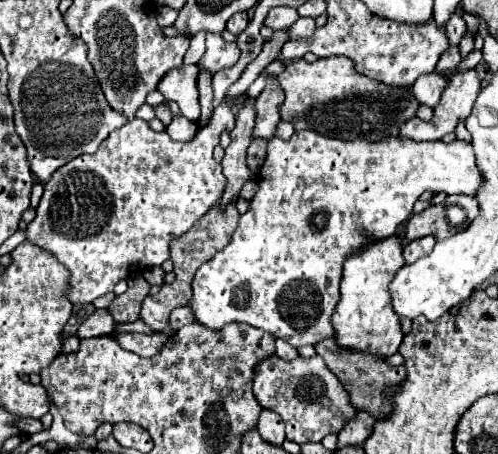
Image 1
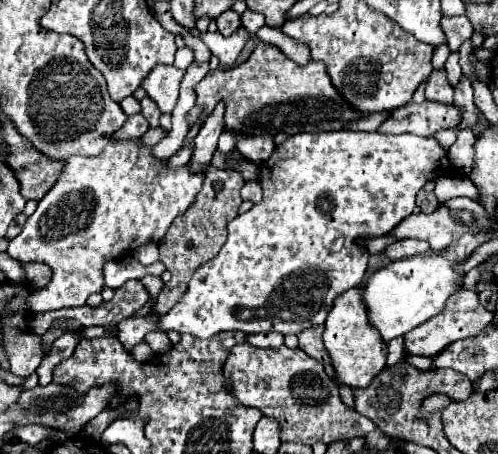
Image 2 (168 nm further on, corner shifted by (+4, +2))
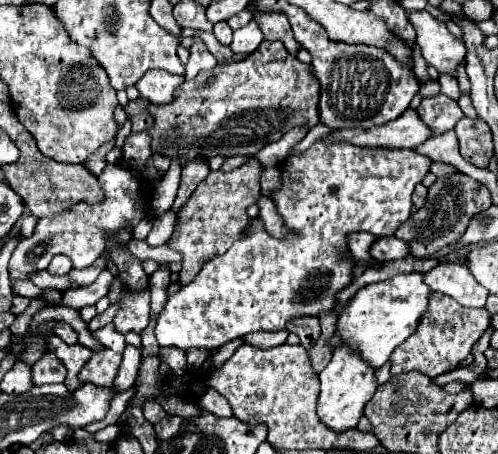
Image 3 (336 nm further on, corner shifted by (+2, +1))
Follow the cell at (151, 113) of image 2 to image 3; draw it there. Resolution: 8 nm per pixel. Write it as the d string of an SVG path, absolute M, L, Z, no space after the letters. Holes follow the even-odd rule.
M137 98L137 100L131 100L125 108L125 112L131 116L131 122L133 122L133 132L143 132L143 130L149 130L153 124L155 124L155 118L149 114L149 104L145 98Z

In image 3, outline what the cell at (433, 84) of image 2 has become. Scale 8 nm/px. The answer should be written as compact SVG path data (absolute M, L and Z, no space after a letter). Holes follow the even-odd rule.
M445 94L423 98L417 112L423 118L423 122L427 122L427 126L431 126L431 130L435 130L435 134L443 134L443 132L451 130L455 126L455 122L459 118L463 118L459 104Z

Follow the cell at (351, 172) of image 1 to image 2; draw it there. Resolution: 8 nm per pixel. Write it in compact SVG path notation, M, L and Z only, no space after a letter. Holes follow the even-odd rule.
M333 131L333 133L297 133L289 137L283 145L277 145L273 155L265 161L261 167L261 187L263 187L263 201L259 205L253 205L247 213L237 215L229 223L229 237L227 243L221 247L219 255L211 261L199 265L193 273L193 279L189 281L187 291L183 293L181 301L173 305L173 309L165 315L161 315L157 329L159 331L177 331L181 335L191 335L199 339L213 337L223 331L243 331L243 333L265 333L265 331L277 331L281 335L297 335L307 327L325 323L327 313L331 311L331 303L339 297L339 293L345 293L351 287L357 287L363 283L363 275L367 269L369 253L363 249L357 239L361 237L379 237L389 233L393 227L399 225L405 217L409 217L415 209L415 195L423 185L431 179L437 179L437 175L449 171L449 159L447 151L441 149L441 145L433 137L417 137L417 135L383 135L383 133L355 133L355 131Z

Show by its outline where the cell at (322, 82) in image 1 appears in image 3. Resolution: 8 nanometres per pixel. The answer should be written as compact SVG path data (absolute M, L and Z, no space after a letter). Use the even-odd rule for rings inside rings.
M263 40L259 50L255 50L247 58L239 62L217 64L207 72L199 72L193 80L185 80L179 88L175 88L175 102L163 104L163 106L151 104L151 114L155 114L155 126L149 130L153 138L151 148L153 152L167 154L169 158L179 156L183 164L187 164L197 156L211 158L215 154L255 156L263 146L277 142L291 128L301 126L309 130L315 124L321 124L319 90L321 90L321 84L315 78L309 64L299 62L291 52L287 52L283 42ZM195 114L203 116L203 124L197 128L191 128L189 118Z

